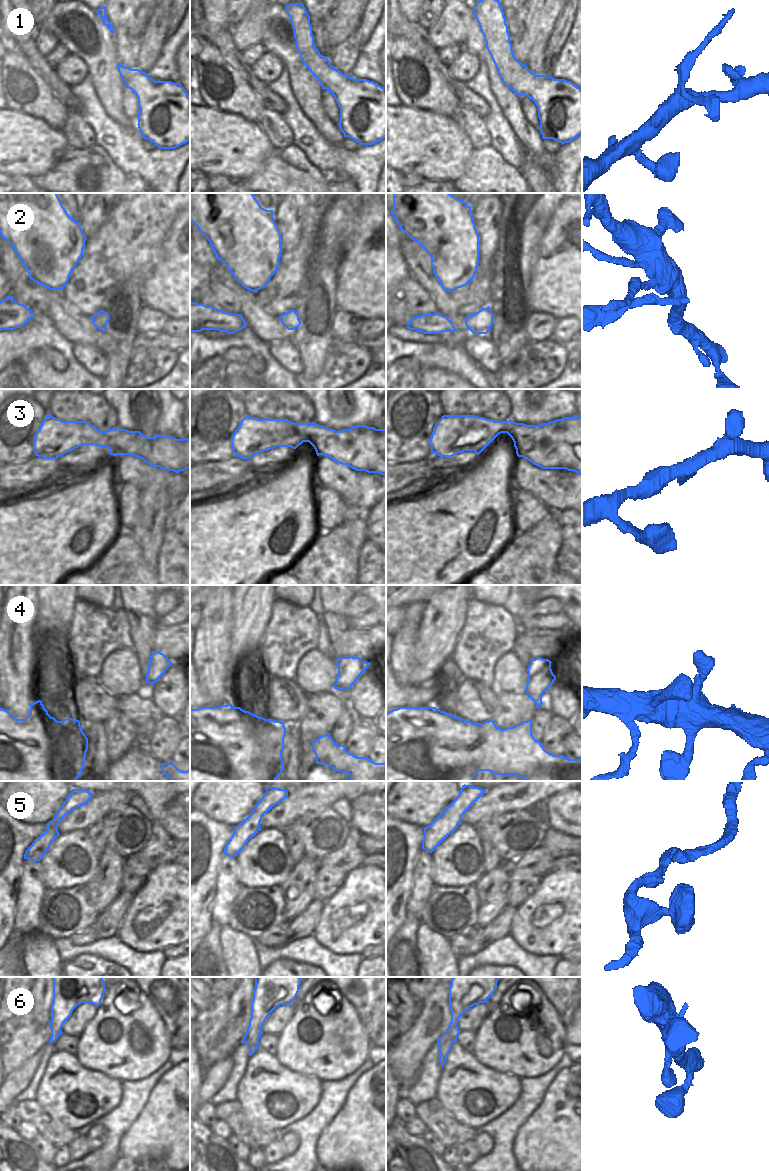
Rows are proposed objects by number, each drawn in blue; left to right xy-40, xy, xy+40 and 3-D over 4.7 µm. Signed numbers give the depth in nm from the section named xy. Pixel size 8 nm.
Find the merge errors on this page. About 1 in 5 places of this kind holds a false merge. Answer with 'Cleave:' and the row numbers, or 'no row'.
Cleave: 1

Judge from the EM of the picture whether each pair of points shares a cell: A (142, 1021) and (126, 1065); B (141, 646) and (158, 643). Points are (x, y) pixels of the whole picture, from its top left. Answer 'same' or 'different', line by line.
A: same
B: different

